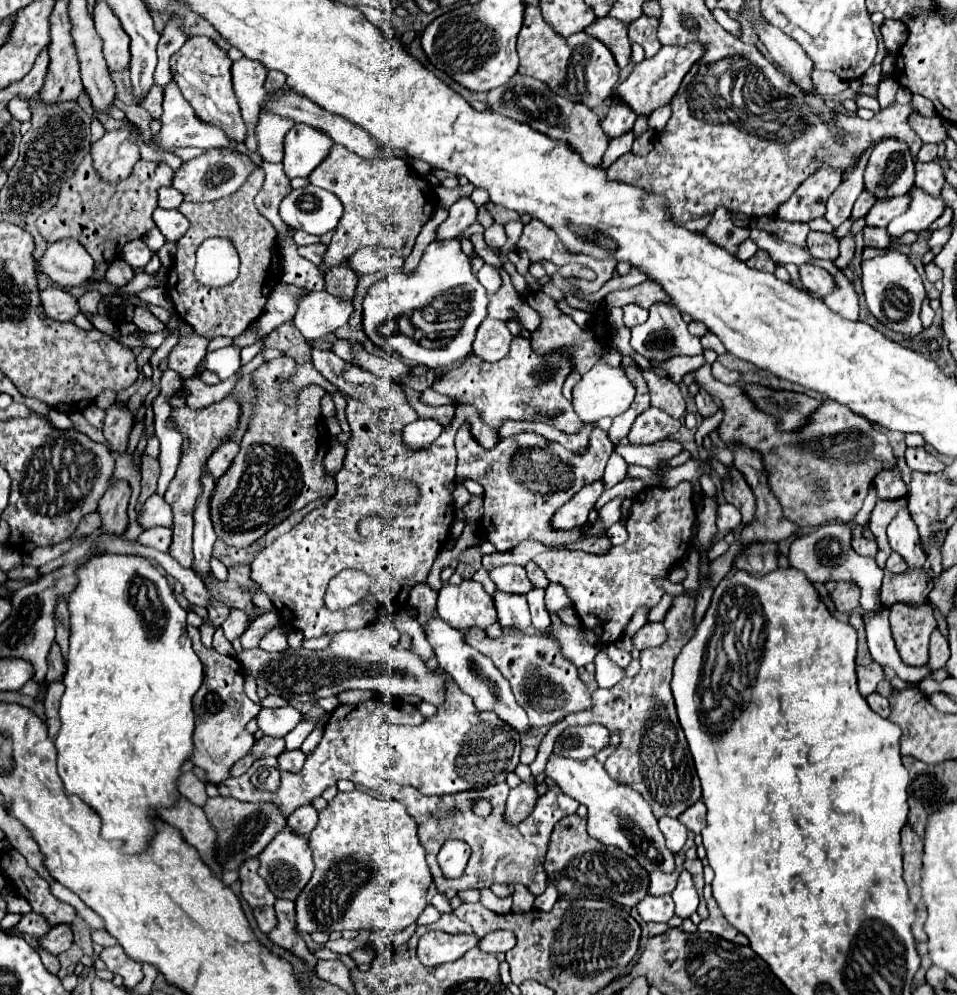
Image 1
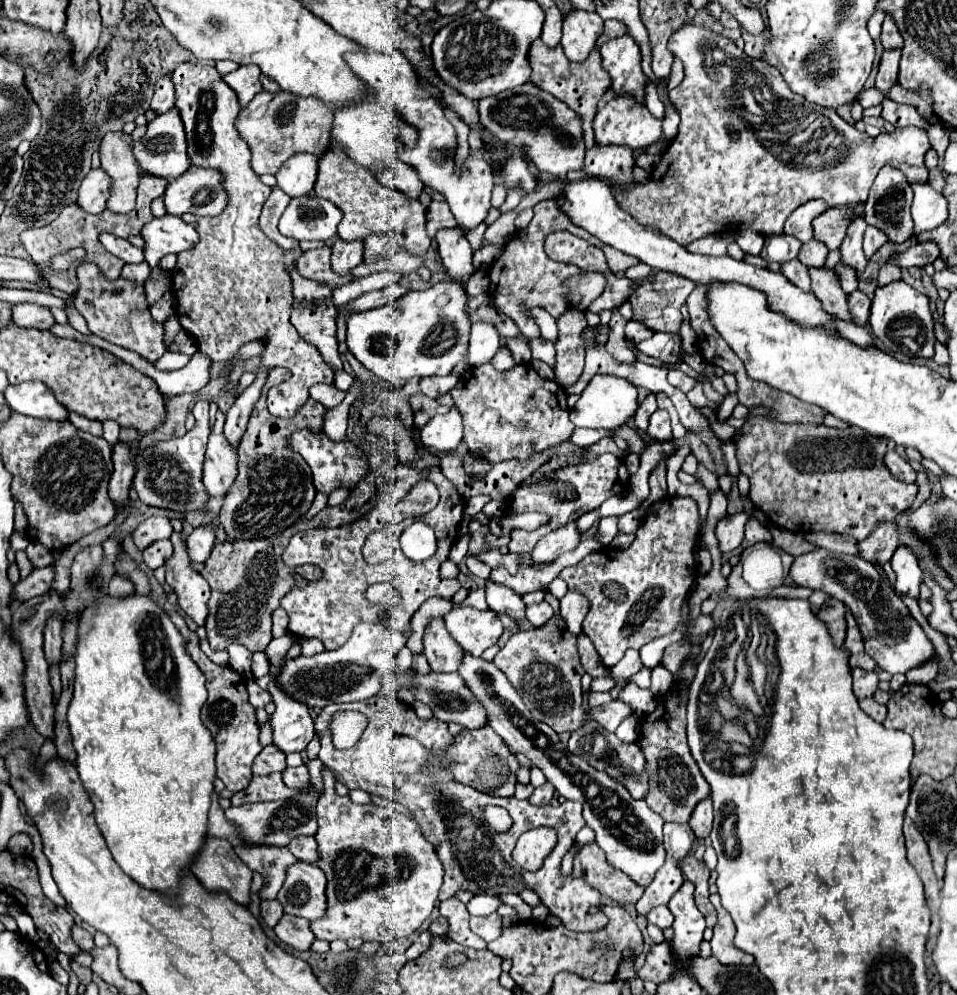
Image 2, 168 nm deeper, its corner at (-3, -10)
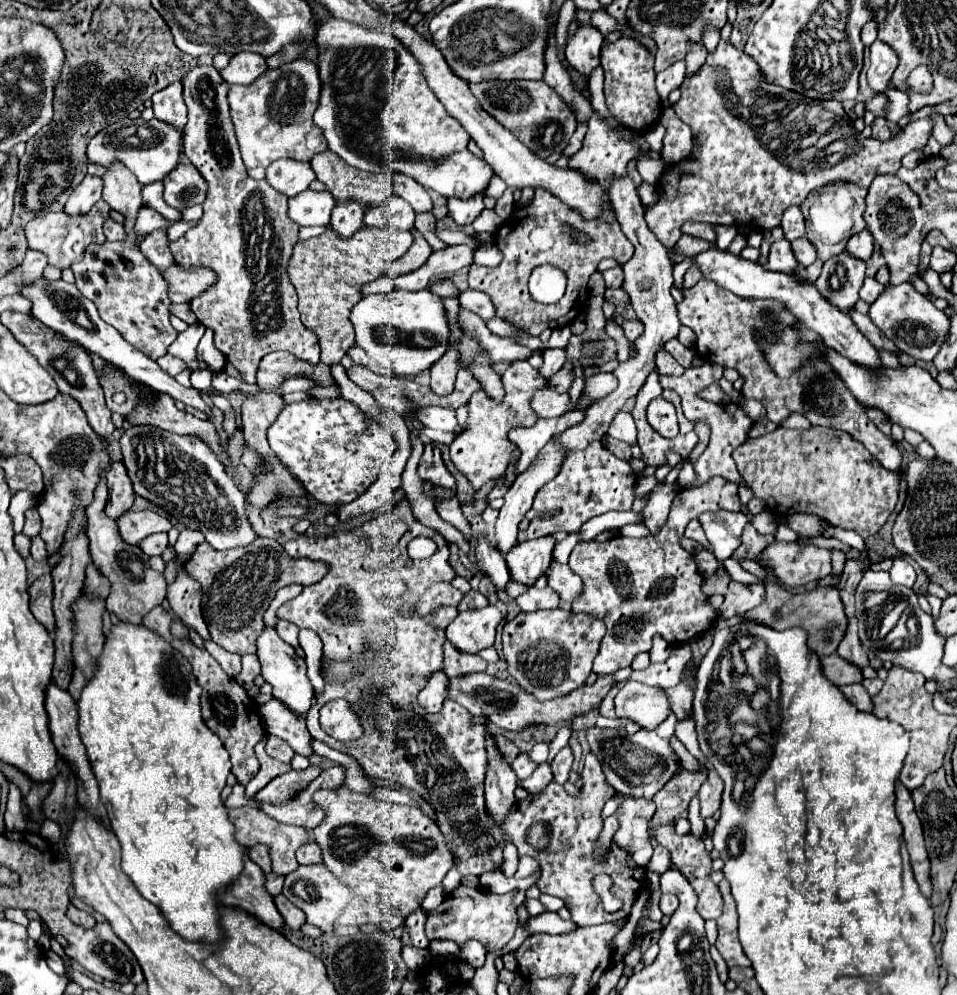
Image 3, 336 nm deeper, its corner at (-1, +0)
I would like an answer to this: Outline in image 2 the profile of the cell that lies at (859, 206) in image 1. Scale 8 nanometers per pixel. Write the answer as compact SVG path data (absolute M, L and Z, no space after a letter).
M857 218L849 230L847 230L847 238L841 244L841 262L849 268L853 268L857 272L857 276L863 274L865 266L867 266L867 258L863 254L861 242L863 242L863 232L865 232L867 224L863 218Z

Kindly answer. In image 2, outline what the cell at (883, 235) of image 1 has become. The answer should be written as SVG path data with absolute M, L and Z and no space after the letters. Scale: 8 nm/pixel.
M923 242L923 244L915 244L911 246L907 252L901 252L899 256L895 256L897 266L901 268L925 268L927 264L933 264L939 258L939 246L935 242Z

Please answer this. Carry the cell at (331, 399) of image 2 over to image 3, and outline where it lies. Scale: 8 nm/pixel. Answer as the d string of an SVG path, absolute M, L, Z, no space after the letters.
M365 226L349 240L341 240L331 228L327 228L327 232L317 238L297 242L287 274L299 294L303 324L319 336L323 364L339 364L347 350L355 344L349 312L361 300L361 284L385 276L389 272L389 264L401 258L409 250L411 242L411 232L401 232L395 228L375 230Z

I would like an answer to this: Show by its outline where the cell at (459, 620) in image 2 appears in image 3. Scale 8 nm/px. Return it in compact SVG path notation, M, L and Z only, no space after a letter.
M485 606L477 610L463 610L447 626L447 640L461 652L477 654L479 650L493 646L497 626L503 614L495 606Z

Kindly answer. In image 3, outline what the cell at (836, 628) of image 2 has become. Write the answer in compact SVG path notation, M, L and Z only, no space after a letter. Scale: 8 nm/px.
M765 578L765 590L767 590L765 602L743 616L735 616L735 618L727 620L727 626L733 626L741 618L769 624L771 628L779 628L779 630L785 630L791 626L801 626L809 634L809 640L807 640L809 648L813 648L819 656L833 654L837 650L837 644L841 642L841 636L845 634L845 628L847 628L847 618L845 618L837 588L815 588L805 594L791 594L781 584L777 584L773 580L767 582L767 580L771 580L771 578Z

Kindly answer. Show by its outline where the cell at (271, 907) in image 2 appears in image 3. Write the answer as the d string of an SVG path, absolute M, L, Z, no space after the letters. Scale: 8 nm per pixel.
M267 874L267 882L265 882L265 890L271 894L271 896L279 896L281 894L281 888L283 888L283 876L277 876L277 874Z

